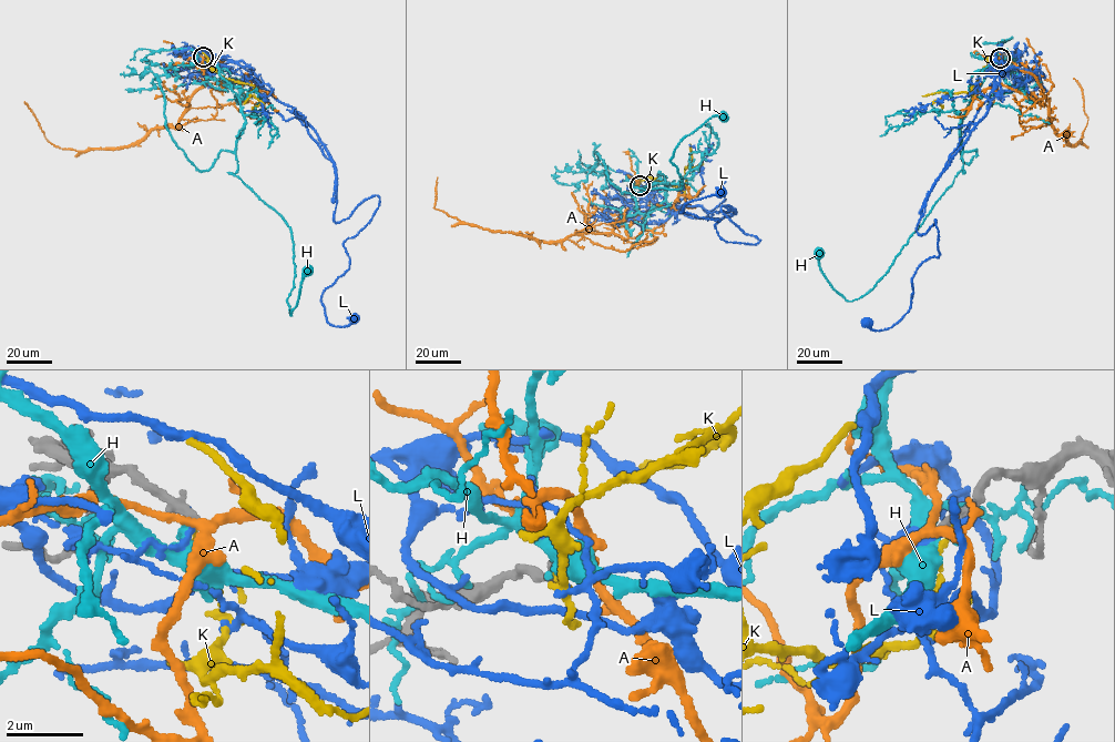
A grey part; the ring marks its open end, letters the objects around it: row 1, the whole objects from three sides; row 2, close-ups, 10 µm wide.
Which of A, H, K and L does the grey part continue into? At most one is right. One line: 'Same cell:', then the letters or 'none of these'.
Same cell: none of these

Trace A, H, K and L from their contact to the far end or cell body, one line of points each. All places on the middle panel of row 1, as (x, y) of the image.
A: (640, 185), (650, 204), (645, 214), (628, 225), (535, 241), (471, 225), (436, 209), (438, 178)
H: (638, 185), (650, 187), (660, 173), (666, 185), (632, 189), (679, 189), (674, 149), (724, 115)
K: (638, 186), (640, 181), (651, 178), (684, 191), (685, 170), (698, 166), (685, 166)
L: (638, 185), (672, 213), (719, 220), (724, 205), (759, 241), (679, 212), (720, 193)

